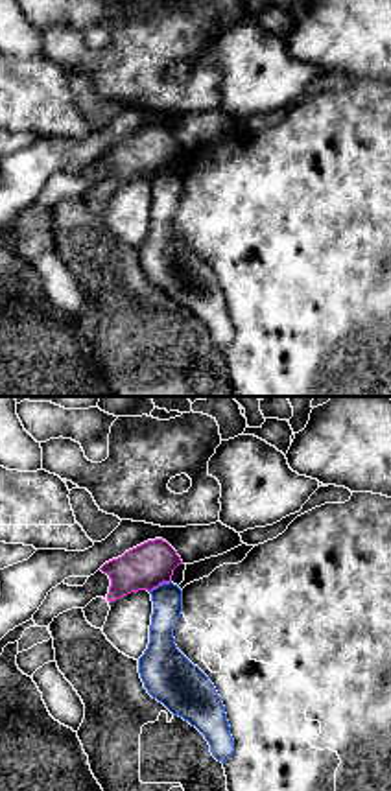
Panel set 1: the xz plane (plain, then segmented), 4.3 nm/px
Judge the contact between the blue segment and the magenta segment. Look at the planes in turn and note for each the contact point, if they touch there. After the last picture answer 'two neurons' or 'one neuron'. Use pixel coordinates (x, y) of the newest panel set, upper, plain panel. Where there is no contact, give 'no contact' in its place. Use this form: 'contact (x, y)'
contact (159, 172)

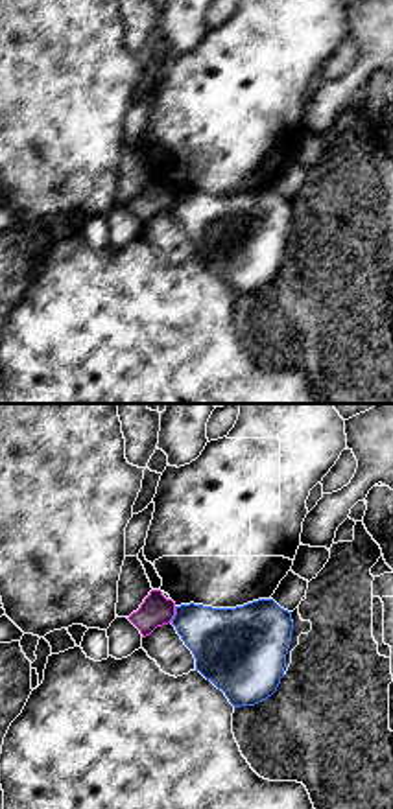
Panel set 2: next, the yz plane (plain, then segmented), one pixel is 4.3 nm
contact (176, 201)

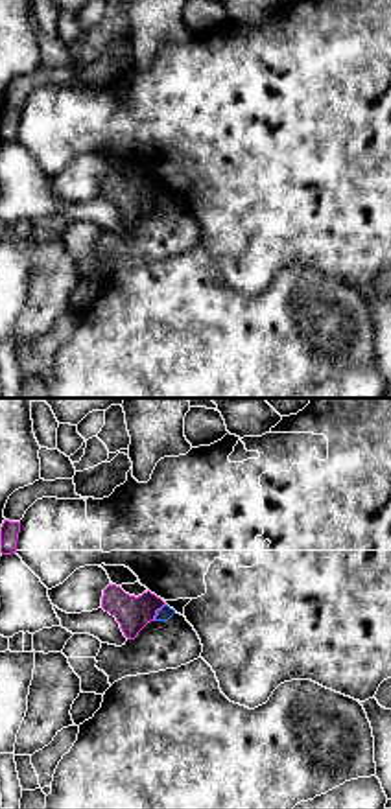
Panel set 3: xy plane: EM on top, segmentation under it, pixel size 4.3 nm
contact (157, 199)

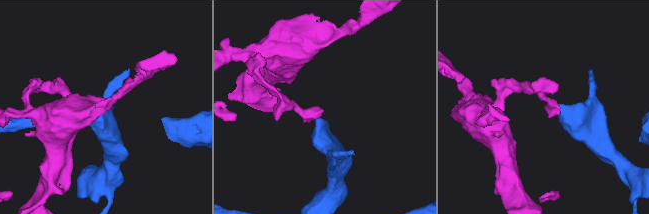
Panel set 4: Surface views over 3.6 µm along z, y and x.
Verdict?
two neurons

